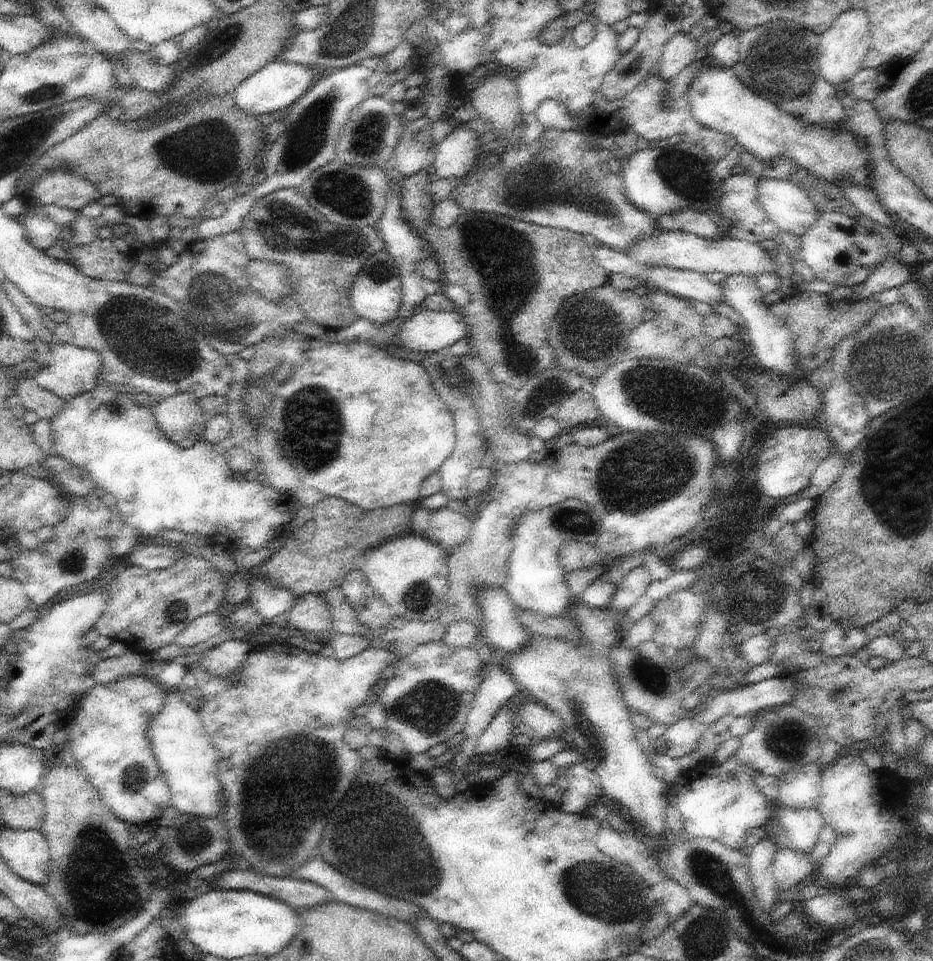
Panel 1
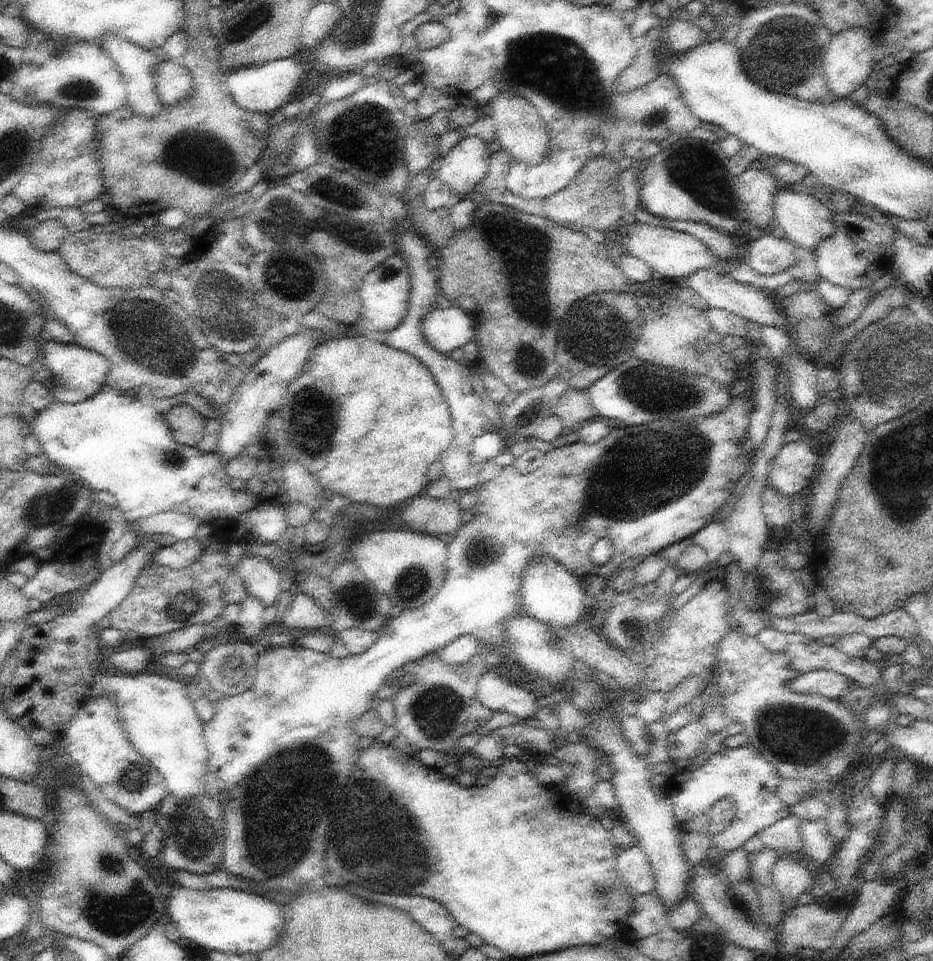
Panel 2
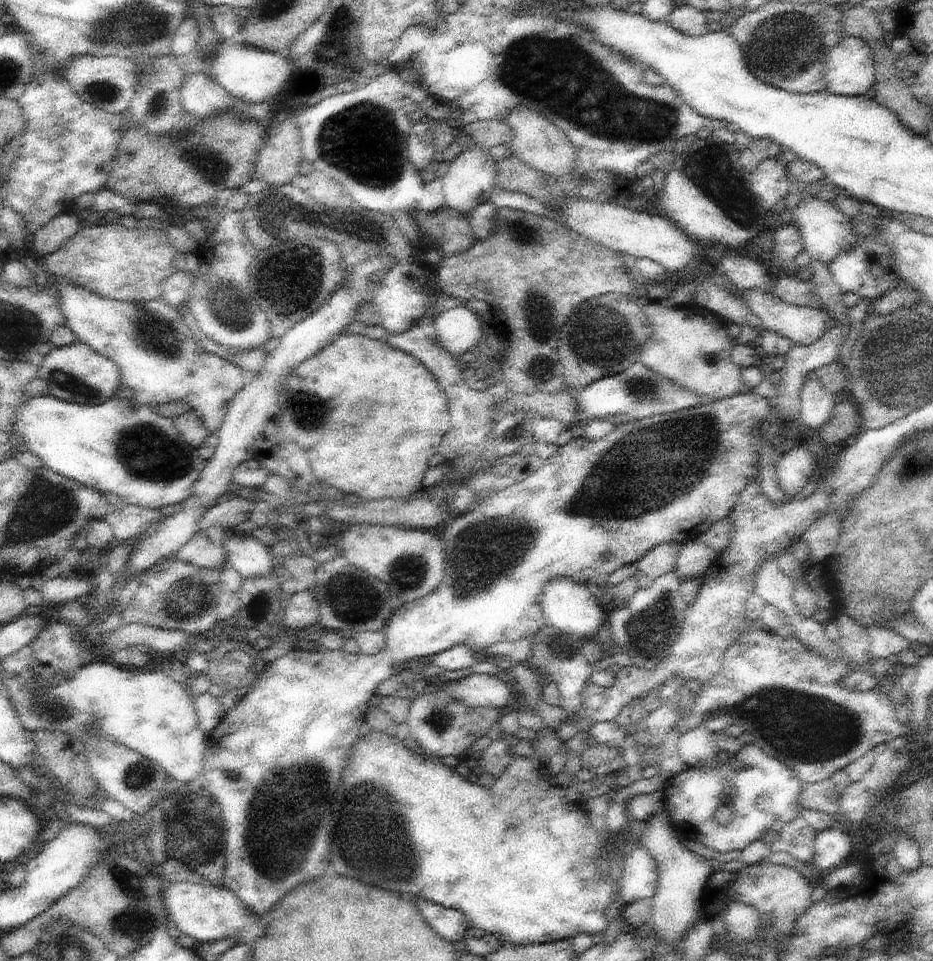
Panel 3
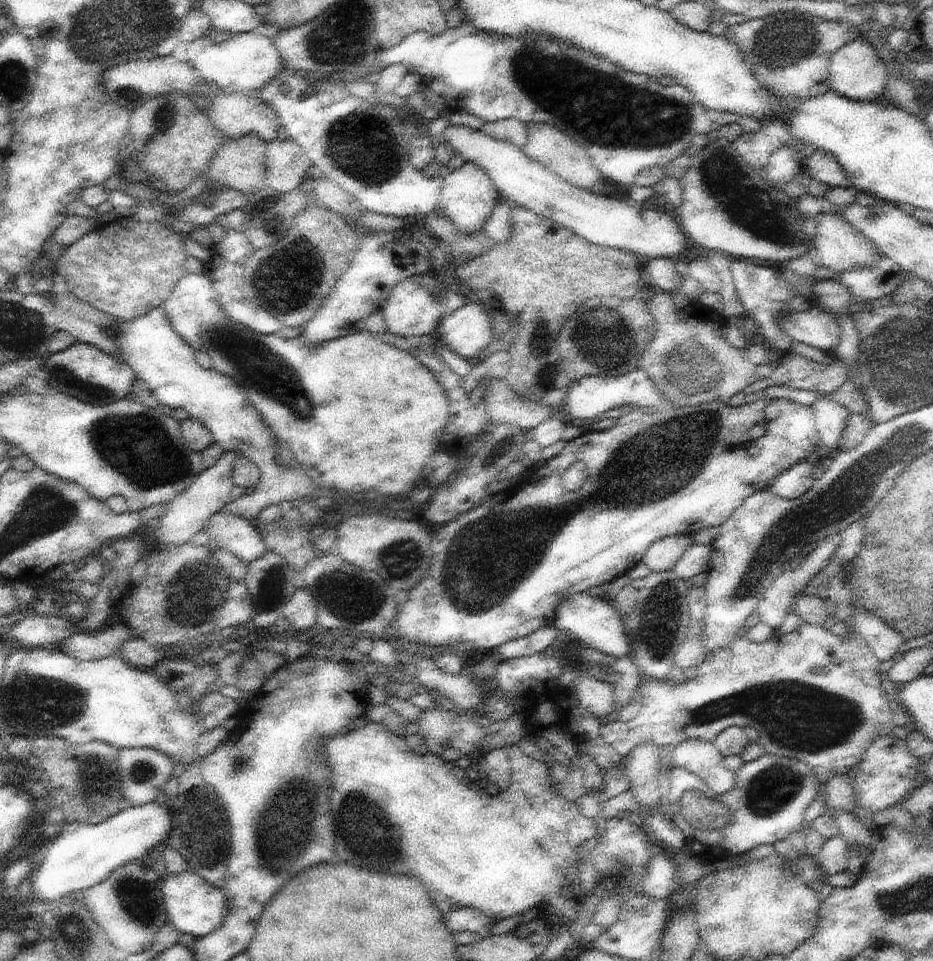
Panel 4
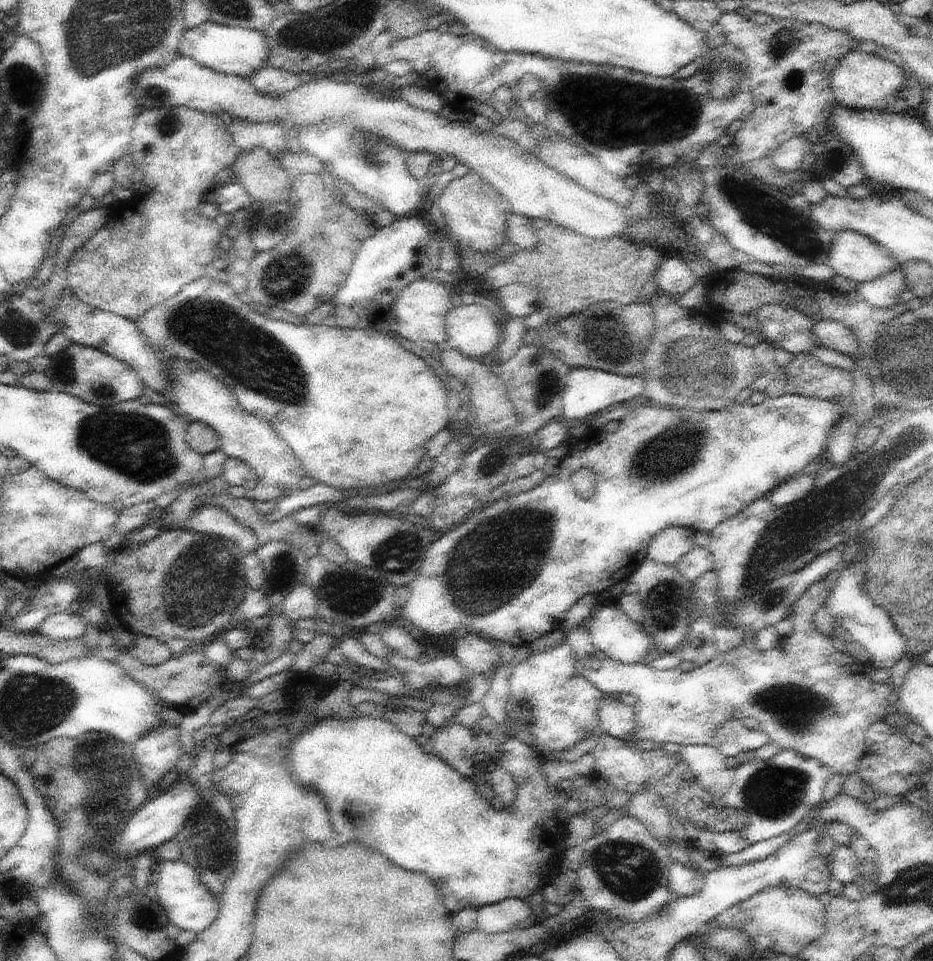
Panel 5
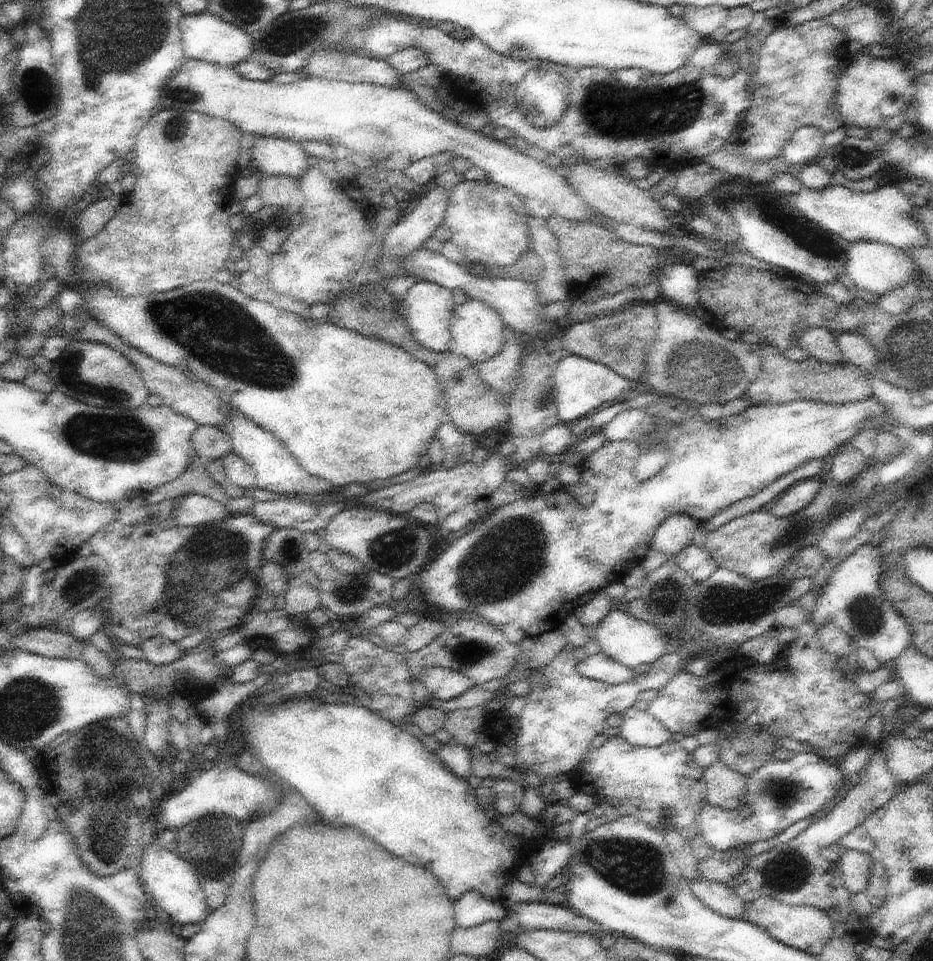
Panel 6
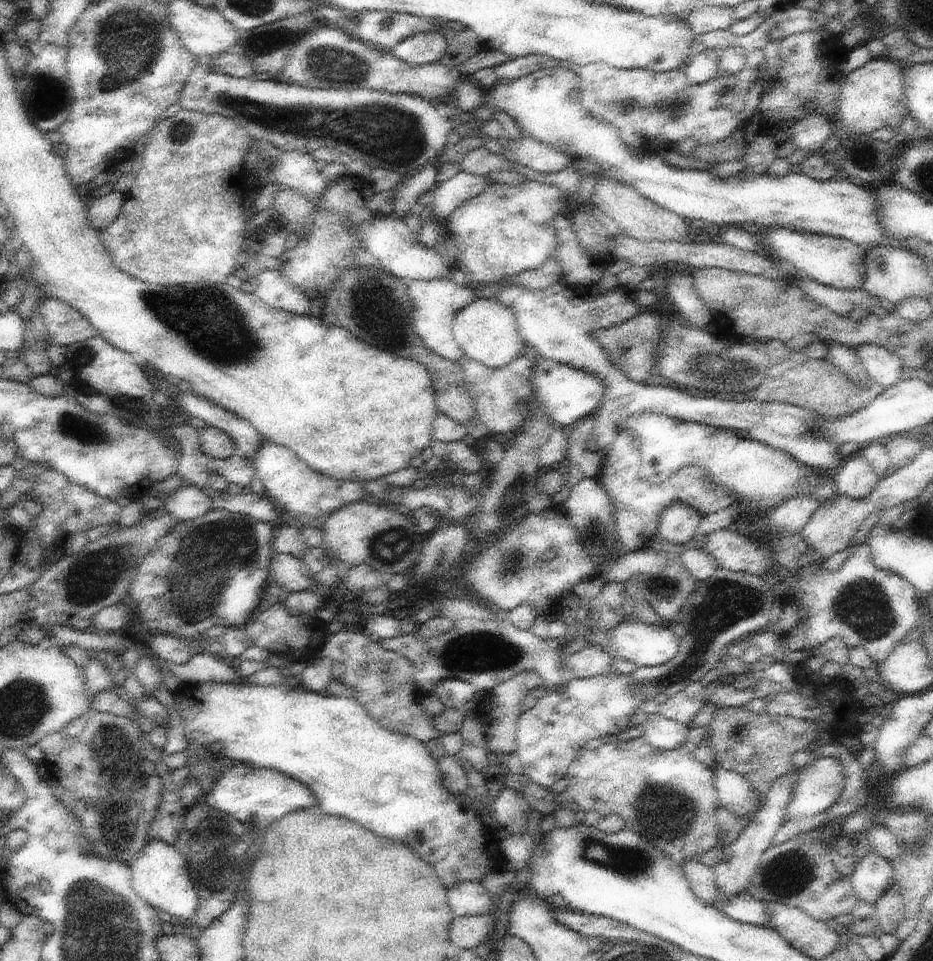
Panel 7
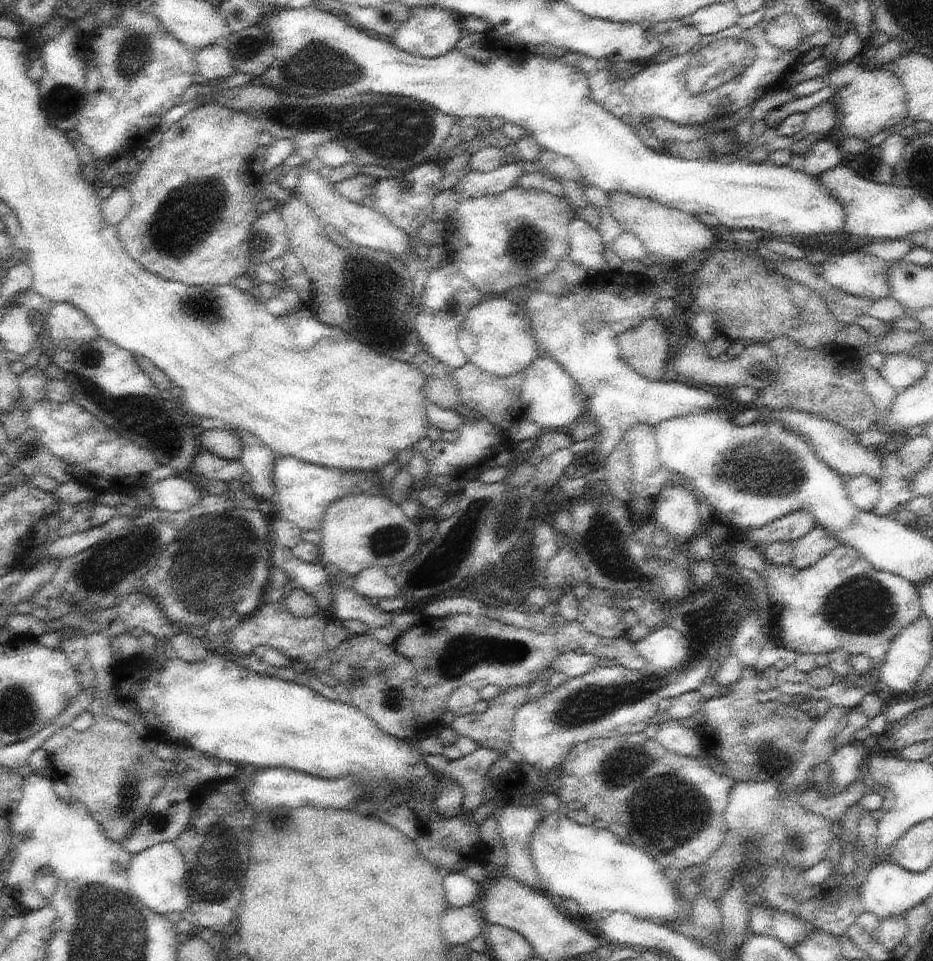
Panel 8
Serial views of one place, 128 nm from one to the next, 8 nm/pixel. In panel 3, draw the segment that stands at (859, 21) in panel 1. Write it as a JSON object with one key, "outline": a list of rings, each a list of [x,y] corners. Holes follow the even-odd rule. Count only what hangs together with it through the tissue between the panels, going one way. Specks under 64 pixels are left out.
{"outline":[[[844,37],[827,58],[827,89],[849,97],[866,95],[877,81],[872,49],[858,37]]]}

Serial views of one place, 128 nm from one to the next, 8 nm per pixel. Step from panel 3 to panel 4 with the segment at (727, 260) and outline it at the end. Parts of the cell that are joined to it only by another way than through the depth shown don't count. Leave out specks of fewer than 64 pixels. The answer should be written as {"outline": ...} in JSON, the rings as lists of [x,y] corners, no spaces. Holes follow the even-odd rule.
{"outline":[[[736,260],[731,266],[731,275],[735,282],[739,299],[742,301],[744,308],[749,316],[752,316],[756,322],[759,335],[764,337],[770,344],[773,351],[779,355],[783,355],[792,348],[793,338],[785,332],[781,327],[781,321],[791,313],[796,311],[804,311],[809,308],[810,302],[804,296],[794,296],[792,302],[784,296],[782,300],[772,298],[772,290],[779,280],[777,272],[771,267],[761,267],[760,265],[750,264],[750,260]]]}

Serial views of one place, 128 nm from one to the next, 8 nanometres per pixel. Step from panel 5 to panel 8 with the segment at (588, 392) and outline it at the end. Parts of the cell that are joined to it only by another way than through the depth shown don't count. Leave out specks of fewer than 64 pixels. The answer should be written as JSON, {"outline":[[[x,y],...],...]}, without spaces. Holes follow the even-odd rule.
{"outline":[[[541,355],[525,372],[525,381],[520,393],[523,420],[536,423],[546,430],[567,432],[574,420],[587,412],[587,396],[576,380],[551,356]]]}

